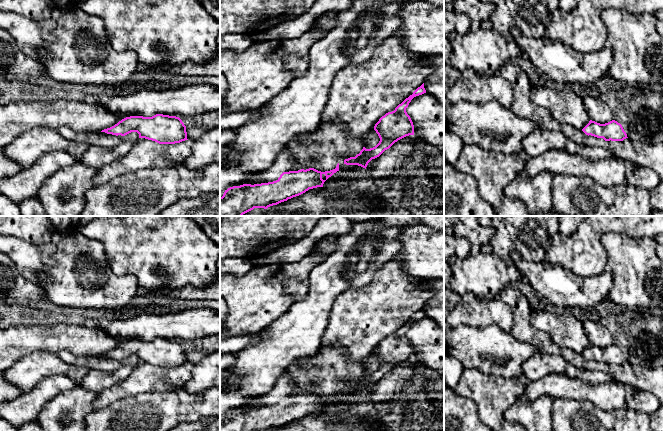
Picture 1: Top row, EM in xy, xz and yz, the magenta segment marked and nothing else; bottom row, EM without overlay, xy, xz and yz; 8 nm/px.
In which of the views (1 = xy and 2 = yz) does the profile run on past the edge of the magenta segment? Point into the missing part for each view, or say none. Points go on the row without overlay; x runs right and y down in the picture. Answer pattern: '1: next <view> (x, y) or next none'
1: next none
2: next none

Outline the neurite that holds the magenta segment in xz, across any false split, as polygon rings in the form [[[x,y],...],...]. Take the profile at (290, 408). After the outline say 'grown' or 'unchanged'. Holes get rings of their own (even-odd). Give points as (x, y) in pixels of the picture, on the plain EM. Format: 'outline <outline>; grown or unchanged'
outline [[[339,387],[330,395],[321,396],[314,392],[283,396],[273,406],[243,408],[225,414],[220,421],[220,431],[270,431],[309,413],[323,411],[324,406],[339,395]]]; unchanged

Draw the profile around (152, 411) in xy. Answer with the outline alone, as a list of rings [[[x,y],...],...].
[[[211,387],[197,395],[188,395],[181,388],[140,393],[95,410],[86,417],[85,431],[168,431],[179,422],[197,422],[205,418],[219,417],[220,388]]]

